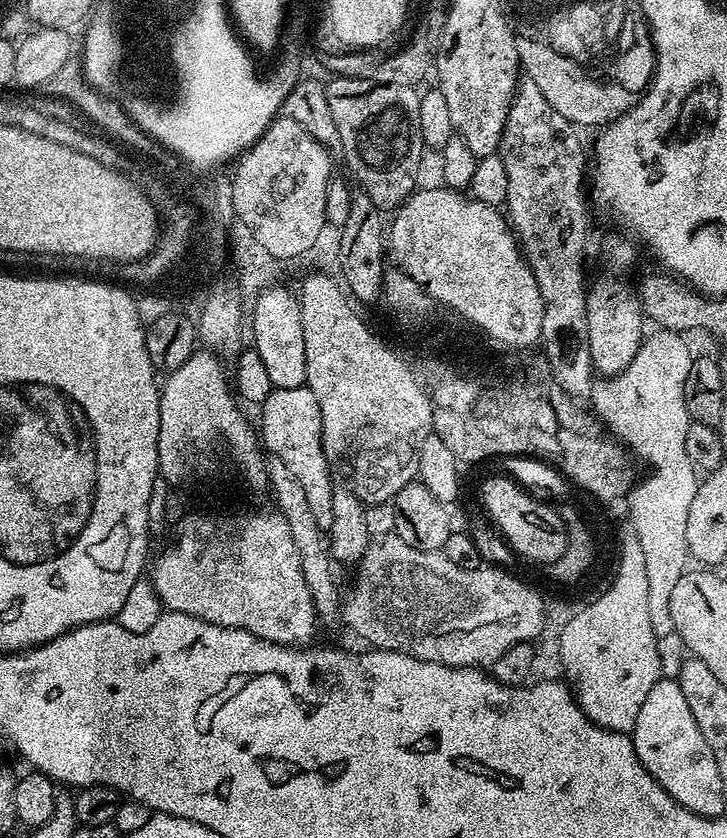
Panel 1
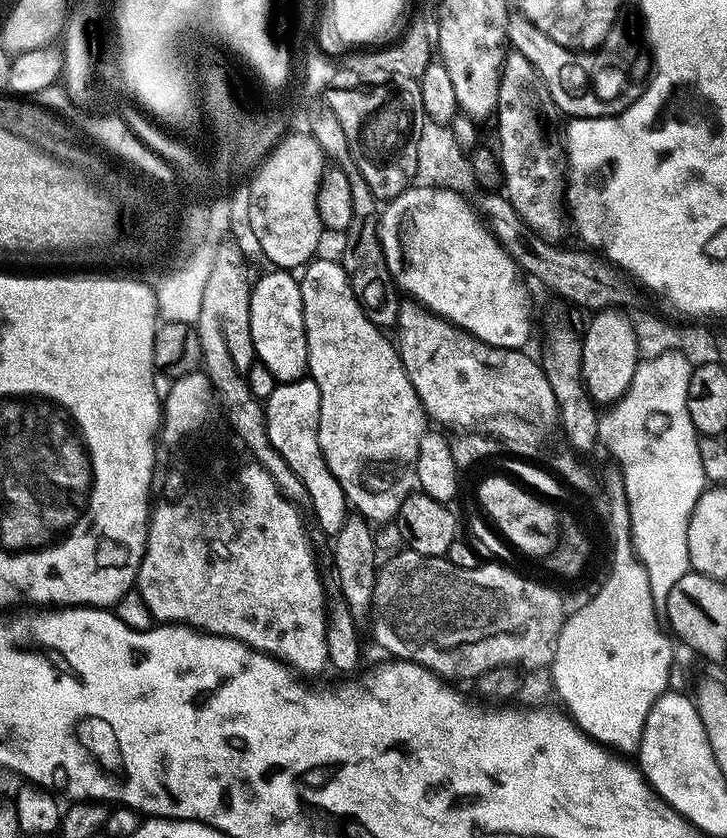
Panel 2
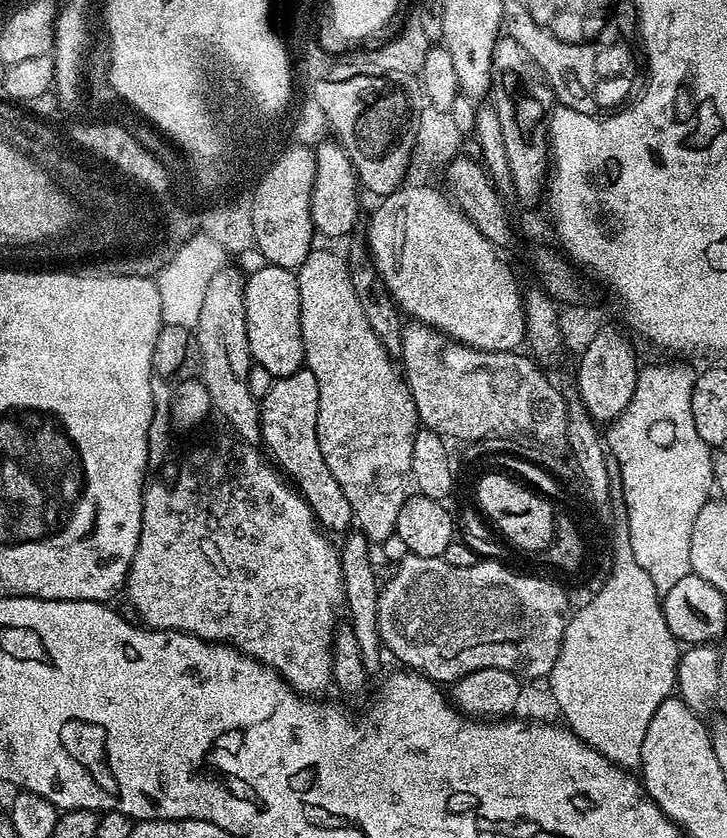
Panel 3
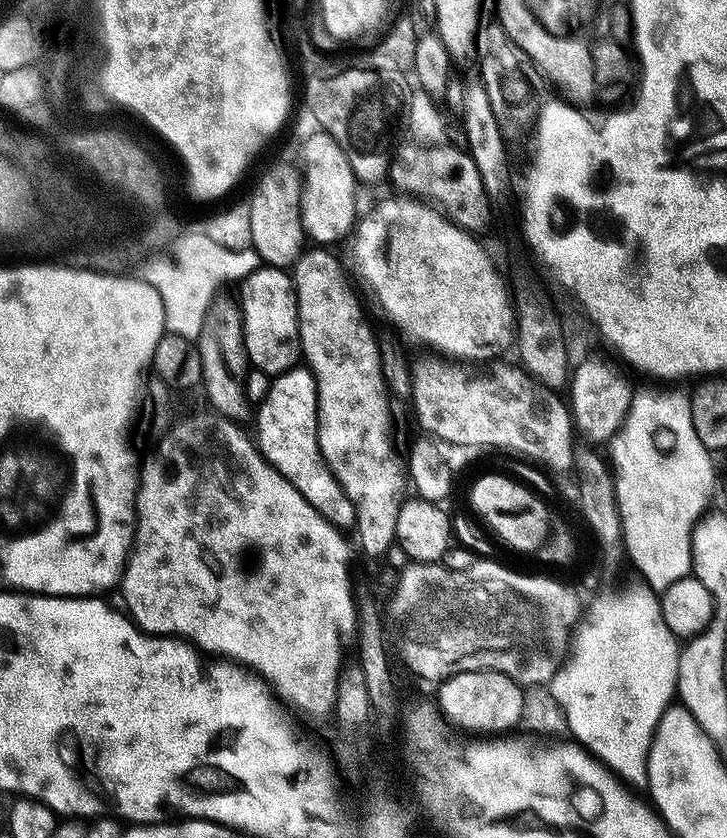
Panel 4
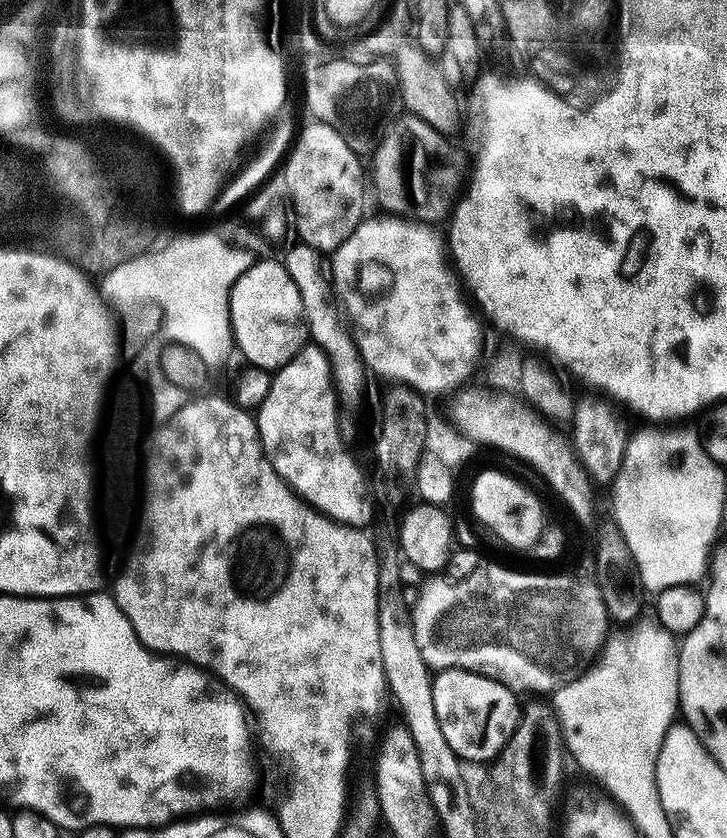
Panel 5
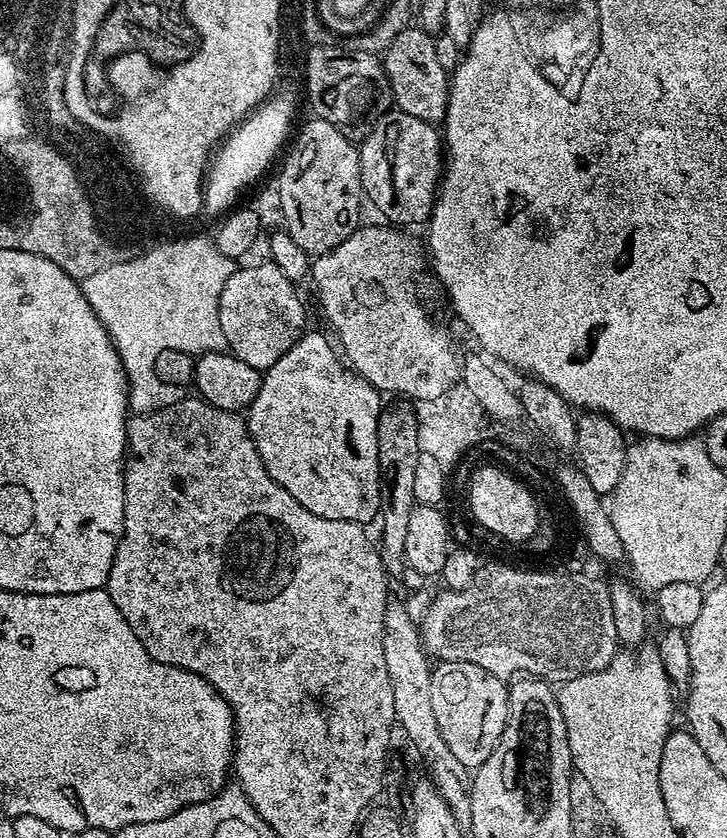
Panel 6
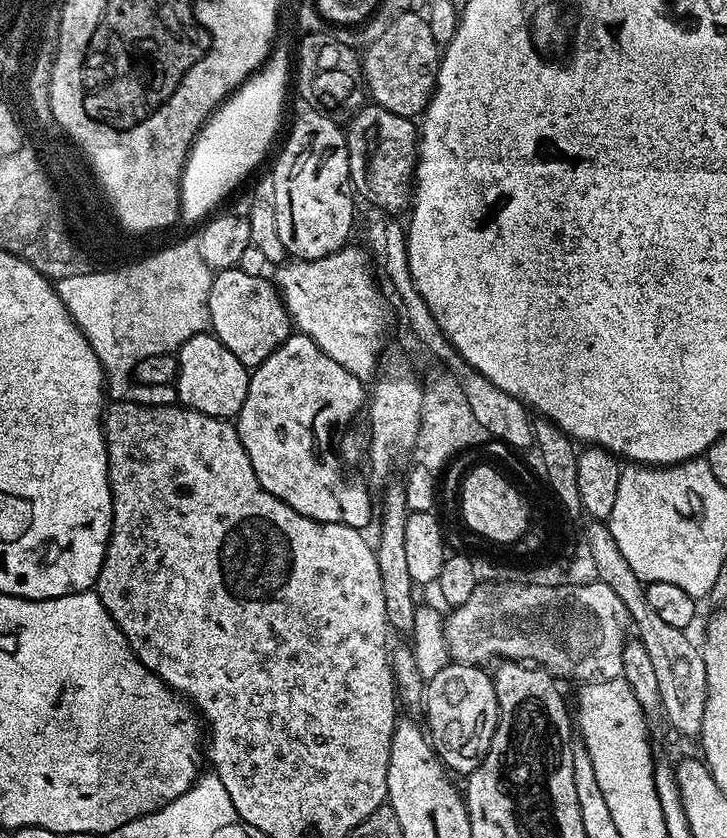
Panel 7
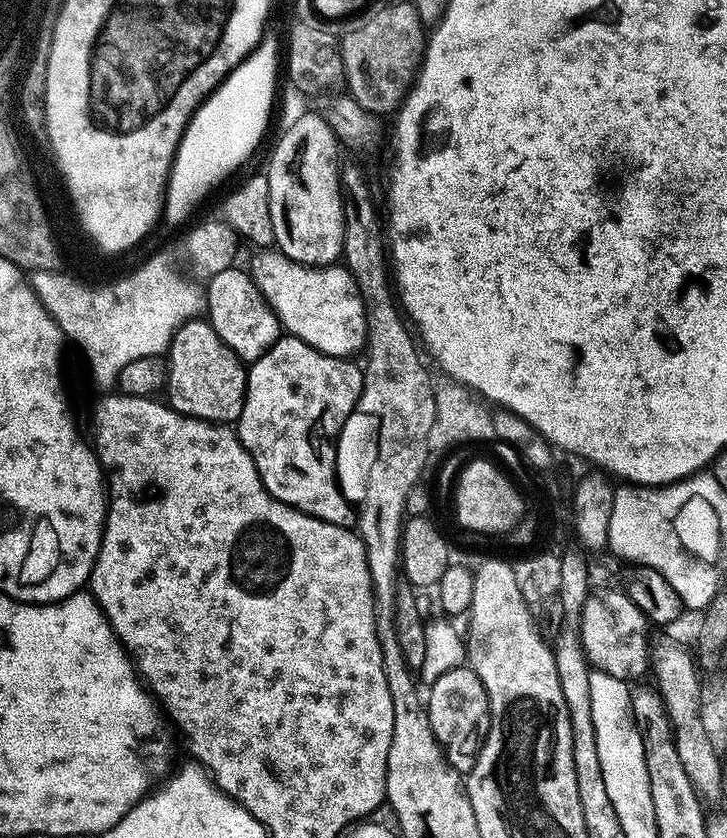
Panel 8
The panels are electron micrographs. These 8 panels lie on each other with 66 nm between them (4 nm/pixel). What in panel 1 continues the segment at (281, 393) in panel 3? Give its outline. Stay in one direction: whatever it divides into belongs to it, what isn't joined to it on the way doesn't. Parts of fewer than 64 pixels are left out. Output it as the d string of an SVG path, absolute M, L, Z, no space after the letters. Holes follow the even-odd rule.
M306 386L302 388L273 388L270 398L259 409L260 424L258 432L262 444L271 455L282 458L290 474L298 478L310 510L314 513L314 522L322 530L327 530L334 522L334 481L328 469L330 457L324 452L322 442L322 410L318 410L318 398Z

